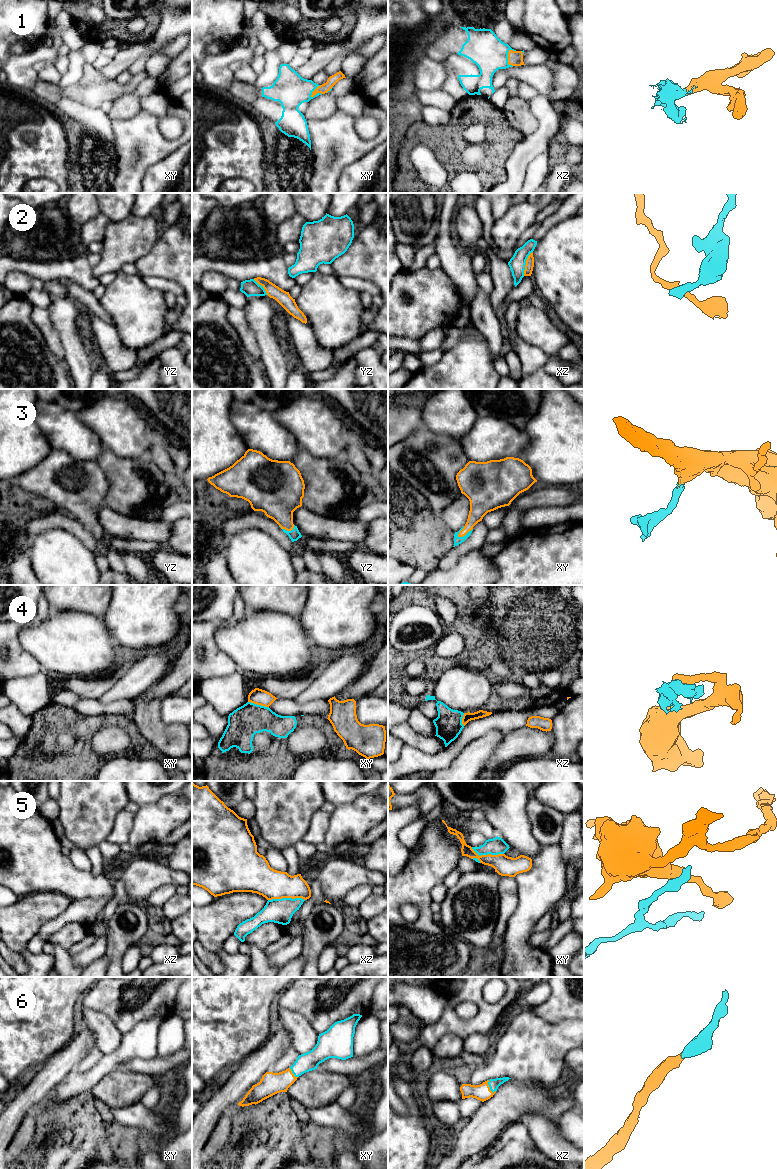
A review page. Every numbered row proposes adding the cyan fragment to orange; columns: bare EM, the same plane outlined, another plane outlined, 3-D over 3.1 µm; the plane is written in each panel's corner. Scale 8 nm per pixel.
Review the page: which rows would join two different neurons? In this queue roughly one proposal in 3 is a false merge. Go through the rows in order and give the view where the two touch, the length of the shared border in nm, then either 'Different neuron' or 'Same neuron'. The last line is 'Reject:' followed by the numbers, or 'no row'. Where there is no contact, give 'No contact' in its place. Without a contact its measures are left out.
1: Touches orange in xz. Shared border 150 nm. Same neuron
2: Touches orange in xz. Shared border 220 nm. Different neuron
3: Touches orange in xy. Shared border 140 nm. Same neuron
4: Touches orange in xy. Shared border 180 nm. Different neuron
5: Touches orange in xz. Shared border 300 nm. Different neuron
6: Touches orange in xz. Shared border 120 nm. Same neuron
Reject: 2, 4, 5

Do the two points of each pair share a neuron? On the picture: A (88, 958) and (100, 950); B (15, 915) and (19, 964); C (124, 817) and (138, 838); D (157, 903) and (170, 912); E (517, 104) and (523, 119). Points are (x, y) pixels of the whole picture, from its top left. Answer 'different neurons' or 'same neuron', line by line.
A: same neuron
B: different neurons
C: different neurons
D: different neurons
E: same neuron

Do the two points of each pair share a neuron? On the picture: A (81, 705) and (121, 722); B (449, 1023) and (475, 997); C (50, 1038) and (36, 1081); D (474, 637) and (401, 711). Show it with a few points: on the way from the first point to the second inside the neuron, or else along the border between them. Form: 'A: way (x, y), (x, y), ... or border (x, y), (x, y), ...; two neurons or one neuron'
A: border (80, 713), (85, 715), (104, 715); two neurons
B: way (462, 1025), (473, 1025), (482, 1016), (482, 1010); one neuron
C: border (59, 1050), (36, 1068); two neurons
D: border (398, 701), (410, 710); two neurons

